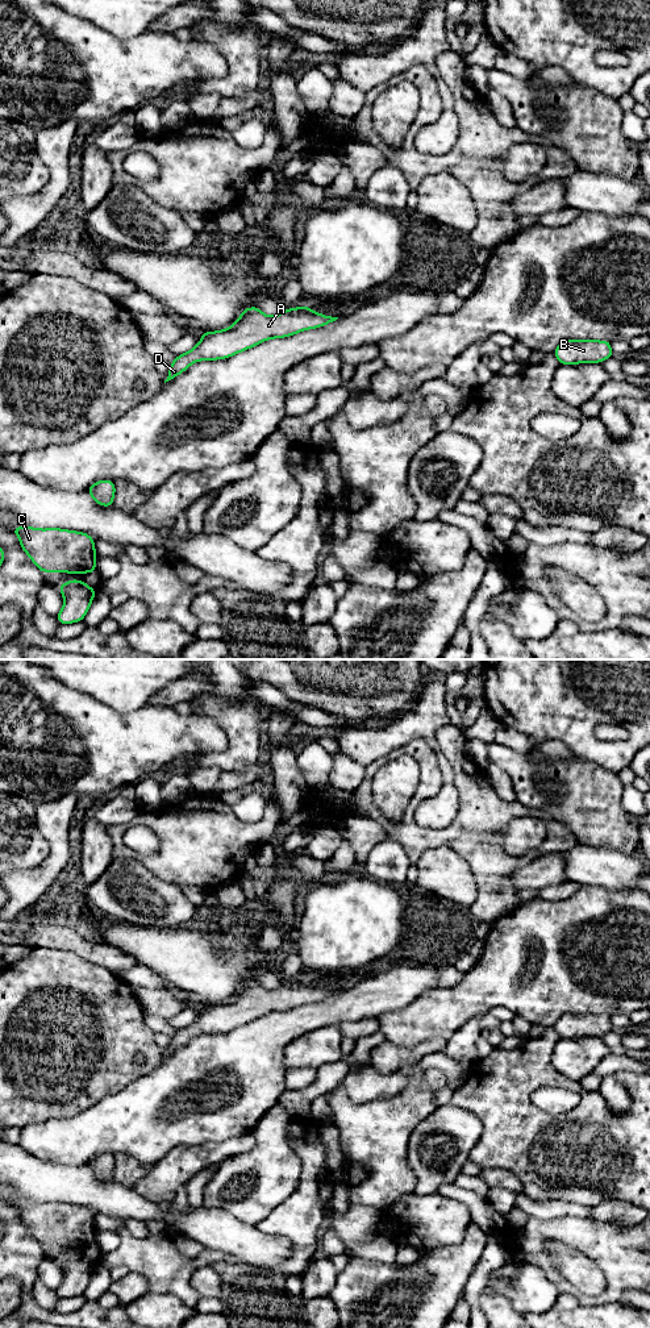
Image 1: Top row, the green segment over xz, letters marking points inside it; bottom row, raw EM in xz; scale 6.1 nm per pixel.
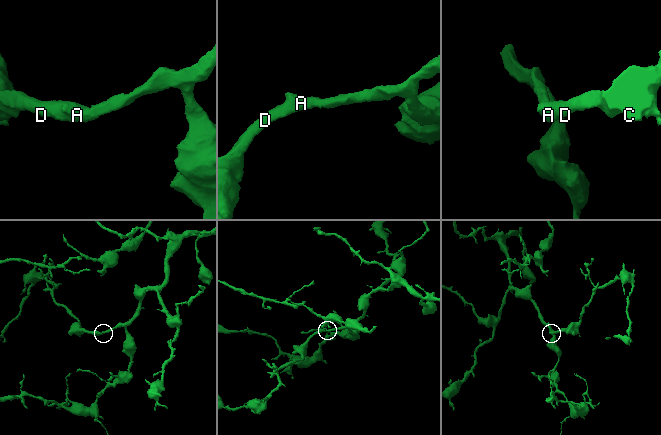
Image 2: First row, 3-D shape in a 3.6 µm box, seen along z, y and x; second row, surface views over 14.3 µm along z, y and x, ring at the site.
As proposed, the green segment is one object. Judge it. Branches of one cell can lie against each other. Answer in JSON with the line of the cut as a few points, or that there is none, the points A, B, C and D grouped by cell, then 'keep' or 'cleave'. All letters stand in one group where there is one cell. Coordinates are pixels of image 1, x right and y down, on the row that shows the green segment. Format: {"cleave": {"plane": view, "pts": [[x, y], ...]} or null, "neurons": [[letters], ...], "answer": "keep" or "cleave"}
{"cleave": null, "neurons": [["A", "B", "C", "D"]], "answer": "keep"}

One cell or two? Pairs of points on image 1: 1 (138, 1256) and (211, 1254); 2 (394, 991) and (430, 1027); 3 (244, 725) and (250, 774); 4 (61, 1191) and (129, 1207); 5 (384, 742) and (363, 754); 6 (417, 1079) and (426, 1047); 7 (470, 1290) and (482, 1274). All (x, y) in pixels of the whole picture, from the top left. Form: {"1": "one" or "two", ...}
{"1": "one", "2": "two", "3": "two", "4": "one", "5": "one", "6": "two", "7": "one"}

